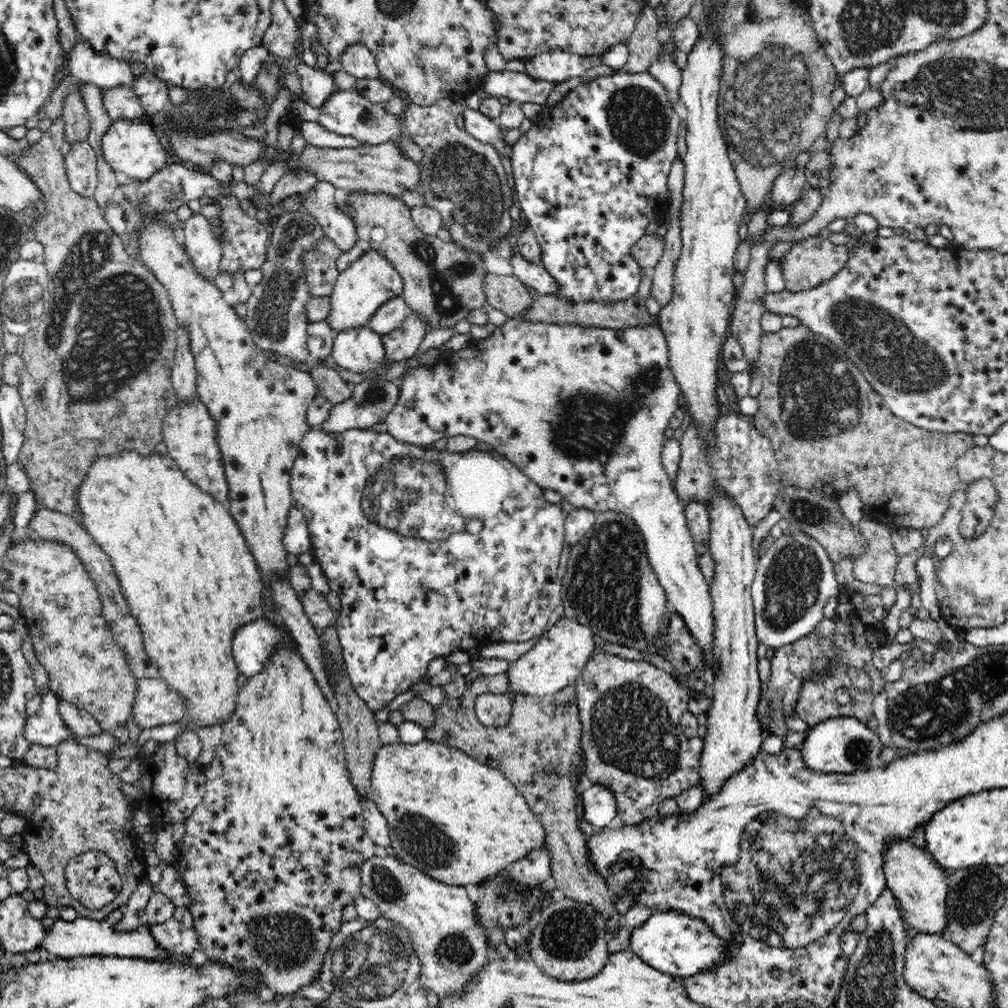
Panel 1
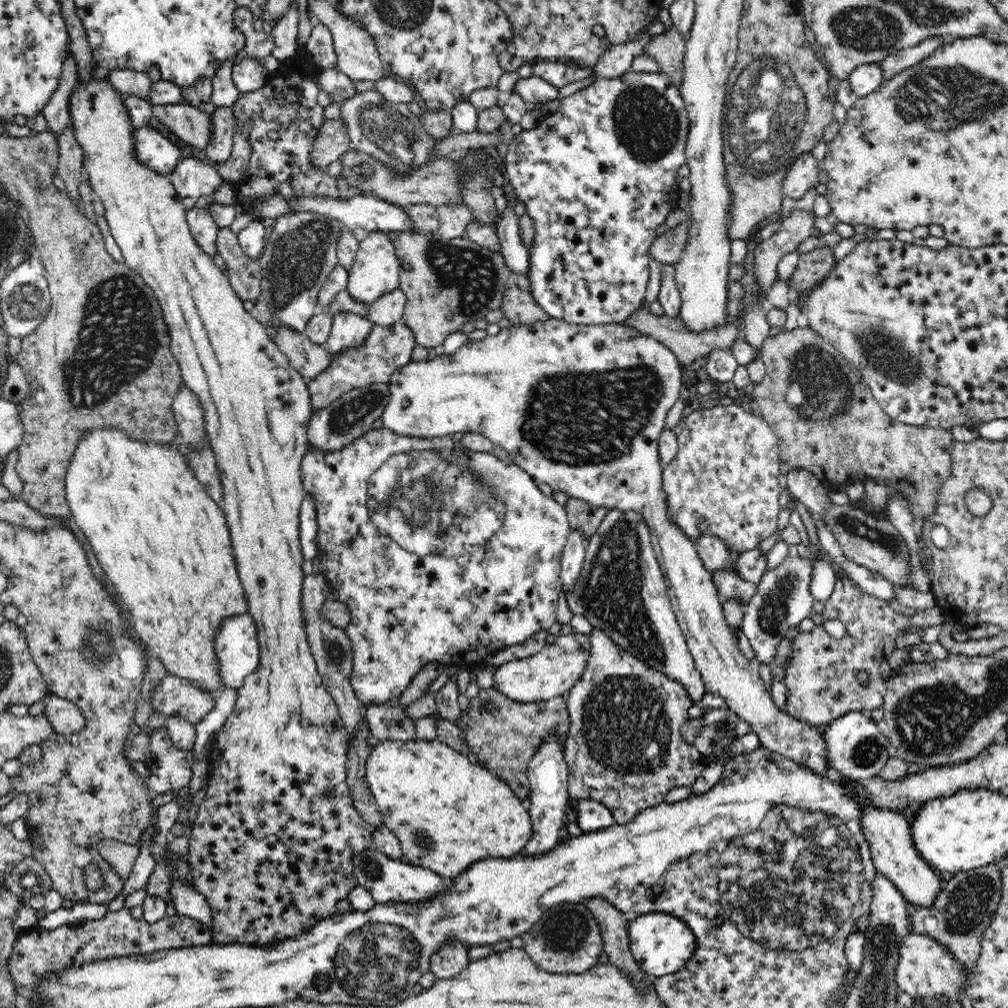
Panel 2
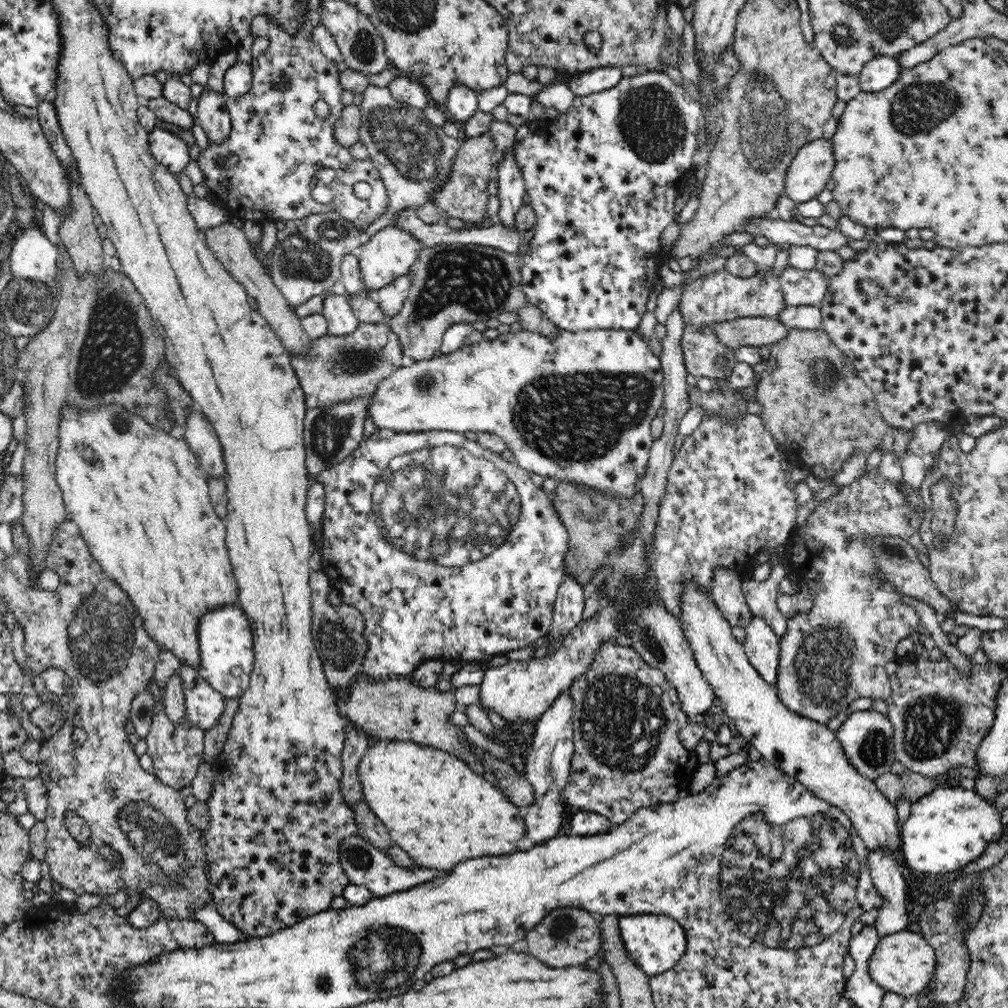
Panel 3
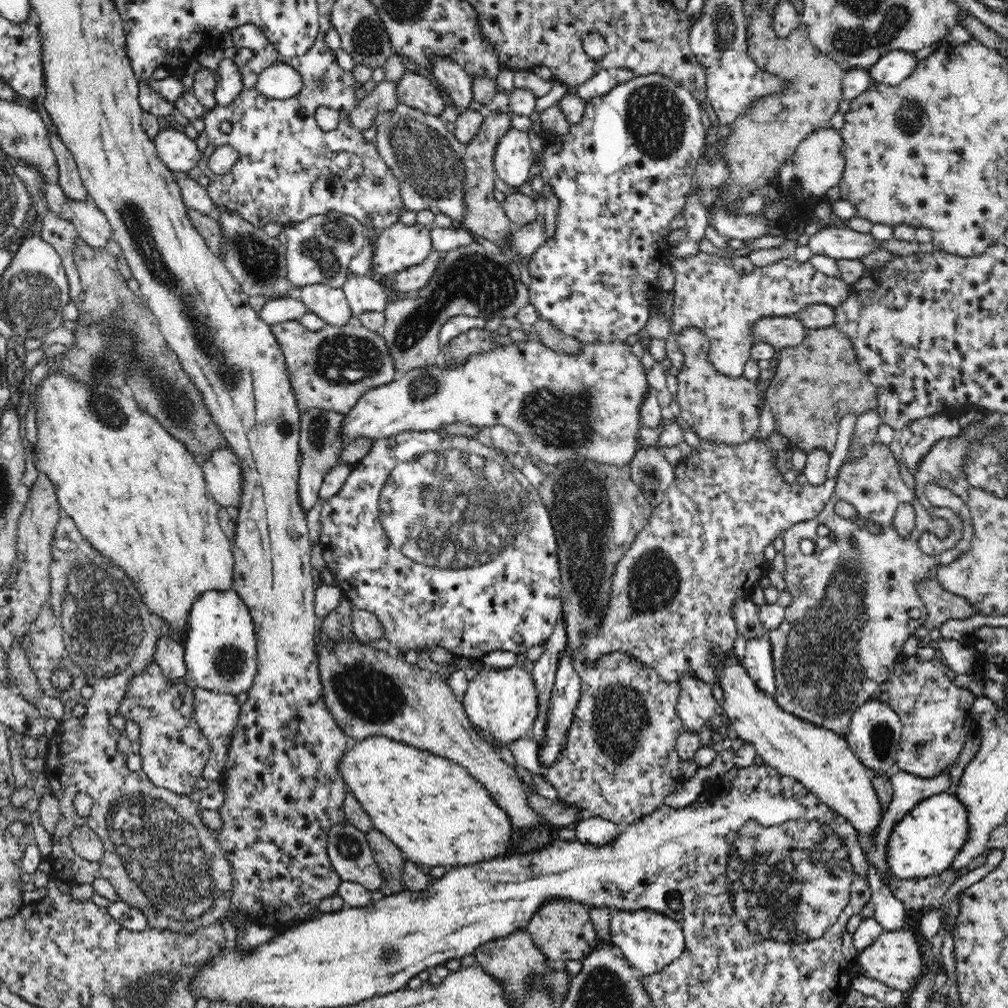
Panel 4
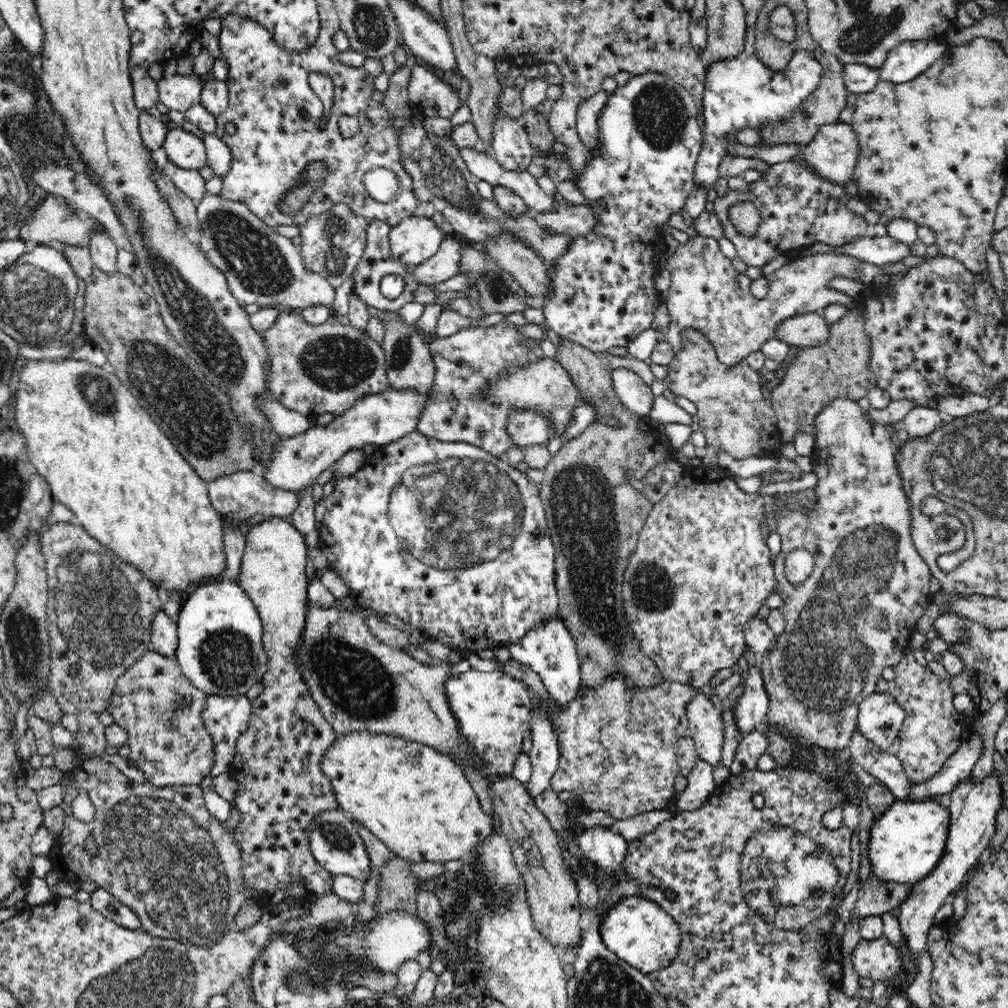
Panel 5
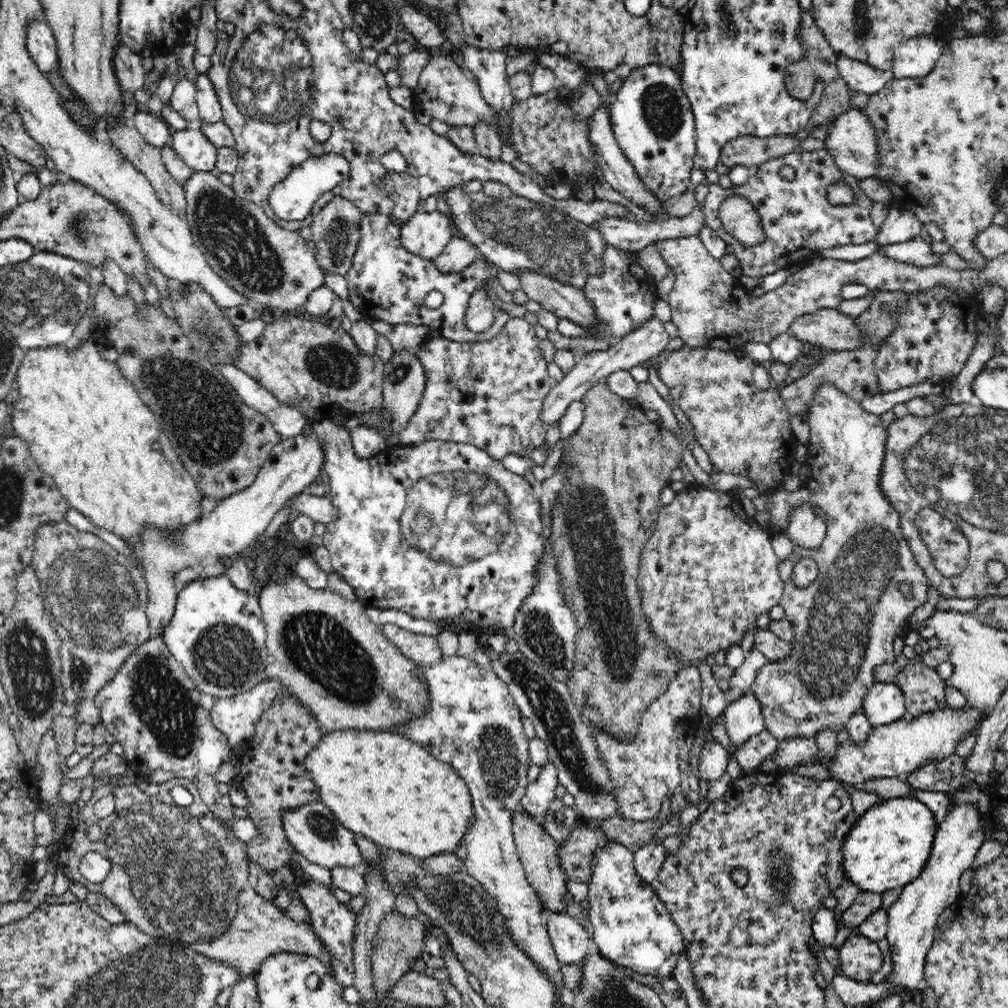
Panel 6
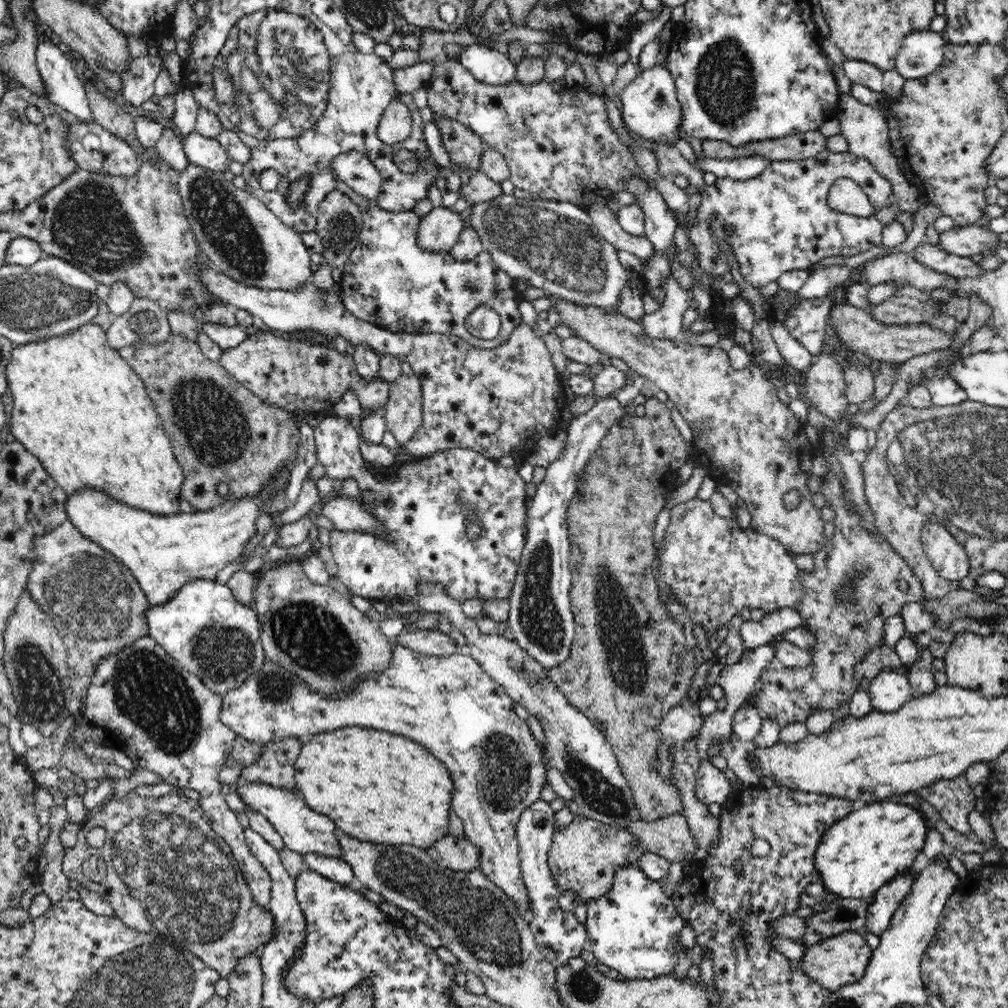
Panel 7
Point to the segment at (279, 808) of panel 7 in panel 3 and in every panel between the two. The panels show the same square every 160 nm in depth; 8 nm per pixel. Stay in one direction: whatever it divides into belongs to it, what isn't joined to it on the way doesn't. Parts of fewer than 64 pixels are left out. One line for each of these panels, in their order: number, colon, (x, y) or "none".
3: (365, 865)
4: (349, 851)
5: (336, 845)
6: (314, 831)

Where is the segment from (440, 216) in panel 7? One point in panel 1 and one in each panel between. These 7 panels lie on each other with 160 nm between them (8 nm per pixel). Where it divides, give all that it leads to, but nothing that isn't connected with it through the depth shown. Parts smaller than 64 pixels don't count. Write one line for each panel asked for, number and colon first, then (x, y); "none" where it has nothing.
1: (371, 280)
2: (376, 269)
3: (391, 252)
4: (399, 246)
5: (414, 239)
6: (425, 234)

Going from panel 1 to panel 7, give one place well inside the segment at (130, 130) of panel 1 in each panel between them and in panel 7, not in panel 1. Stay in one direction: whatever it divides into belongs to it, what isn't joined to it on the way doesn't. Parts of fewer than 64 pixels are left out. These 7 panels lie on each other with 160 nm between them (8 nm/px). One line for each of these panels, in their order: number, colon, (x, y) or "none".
2: (153, 150)
3: (169, 150)
4: (179, 153)
5: (185, 150)
6: (196, 151)
7: (201, 151)

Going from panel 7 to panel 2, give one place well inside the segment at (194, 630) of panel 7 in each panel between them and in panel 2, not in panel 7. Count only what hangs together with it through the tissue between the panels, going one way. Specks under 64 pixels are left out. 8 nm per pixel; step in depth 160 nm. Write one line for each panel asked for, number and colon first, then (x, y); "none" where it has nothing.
2: (236, 642)
3: (226, 641)
4: (220, 648)
5: (220, 649)
6: (217, 633)

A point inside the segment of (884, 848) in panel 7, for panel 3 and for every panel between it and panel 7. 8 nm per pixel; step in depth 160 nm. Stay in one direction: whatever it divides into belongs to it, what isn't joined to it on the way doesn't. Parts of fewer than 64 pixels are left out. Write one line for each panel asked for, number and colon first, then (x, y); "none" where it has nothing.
3: (947, 828)
4: (926, 841)
5: (906, 842)
6: (887, 847)

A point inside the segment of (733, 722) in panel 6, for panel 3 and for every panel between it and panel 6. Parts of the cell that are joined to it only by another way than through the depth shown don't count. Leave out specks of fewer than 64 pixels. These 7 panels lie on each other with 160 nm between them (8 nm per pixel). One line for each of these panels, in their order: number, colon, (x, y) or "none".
3: (762, 646)
4: (758, 662)
5: (751, 710)

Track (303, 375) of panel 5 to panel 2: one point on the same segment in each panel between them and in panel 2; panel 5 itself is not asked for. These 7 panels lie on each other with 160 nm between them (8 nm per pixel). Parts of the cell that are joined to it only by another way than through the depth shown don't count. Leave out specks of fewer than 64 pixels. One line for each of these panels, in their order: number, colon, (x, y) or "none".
2: (386, 349)
3: (336, 369)
4: (330, 369)

